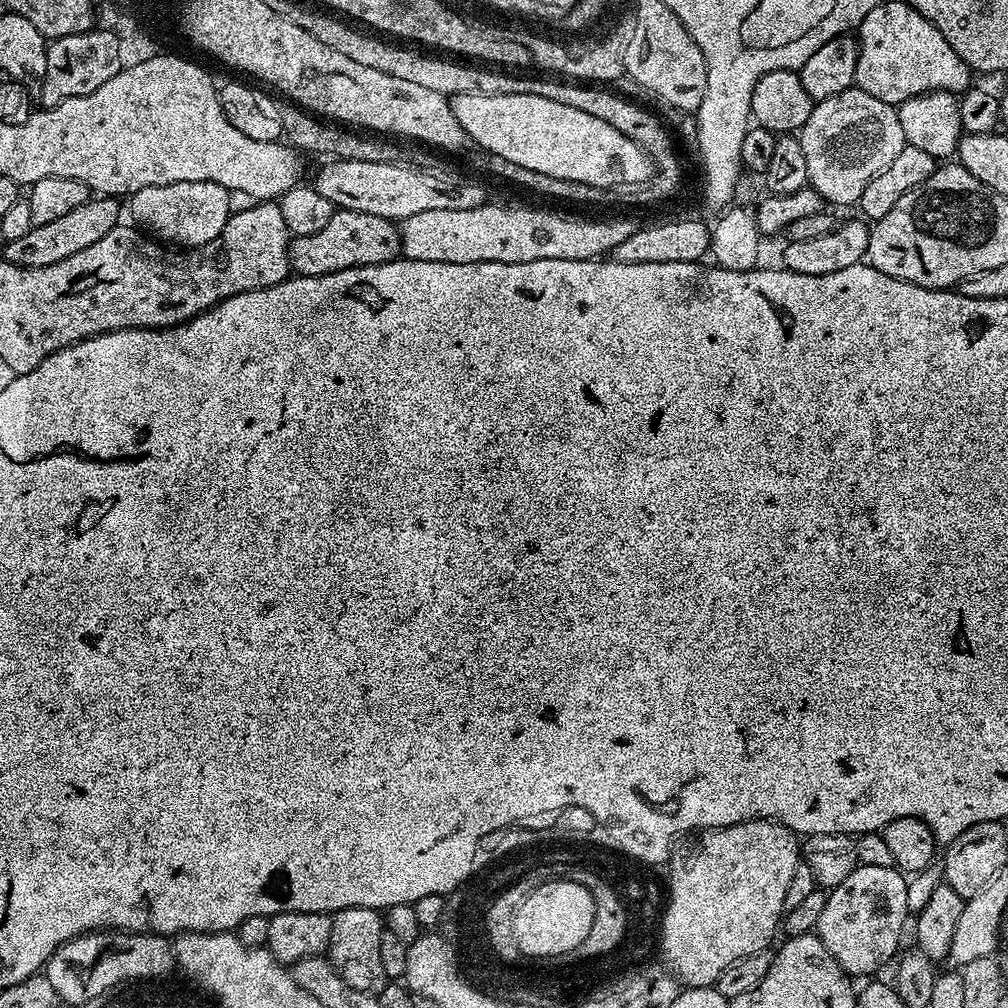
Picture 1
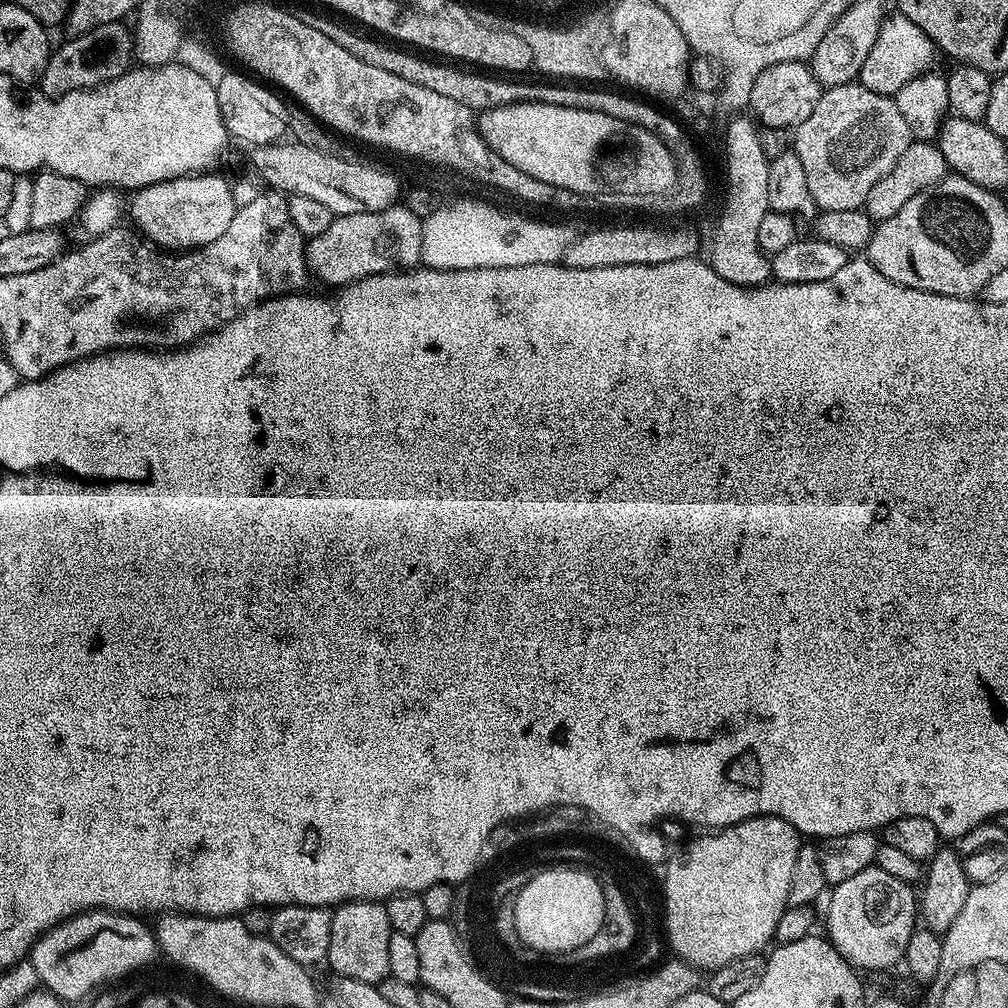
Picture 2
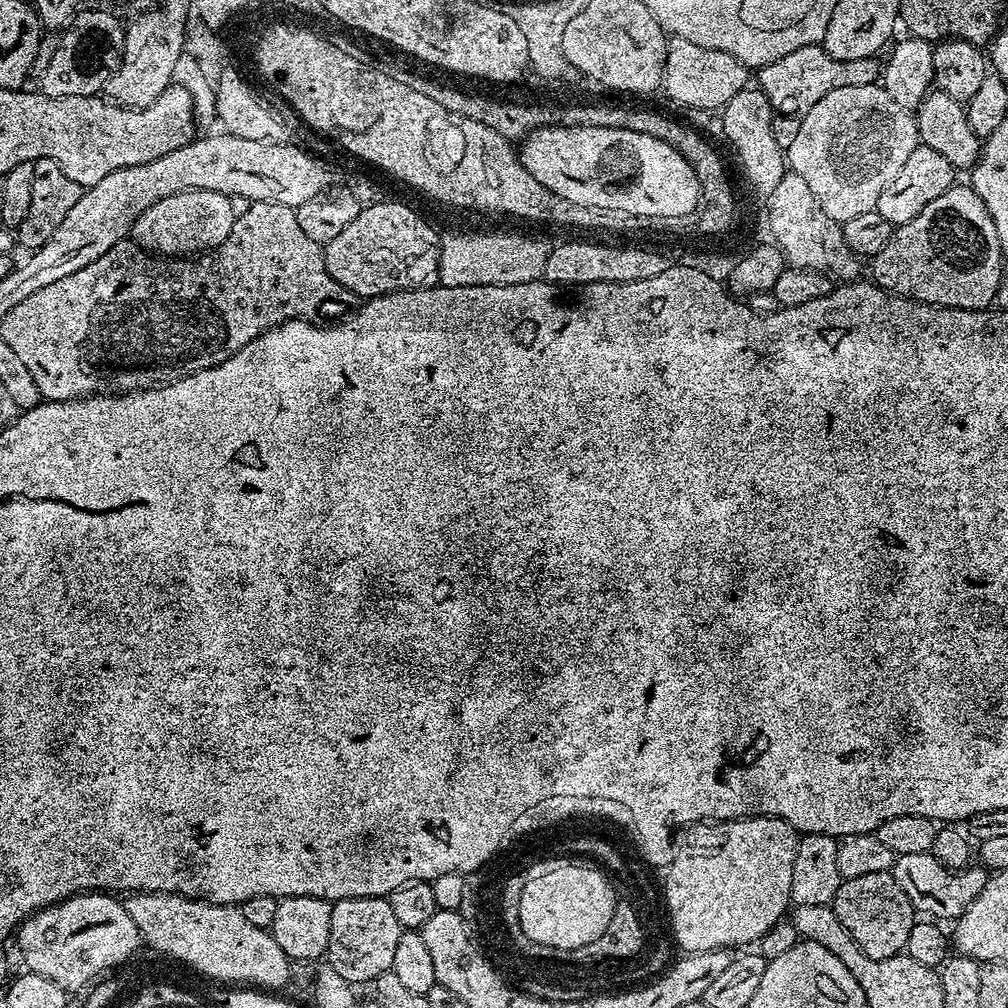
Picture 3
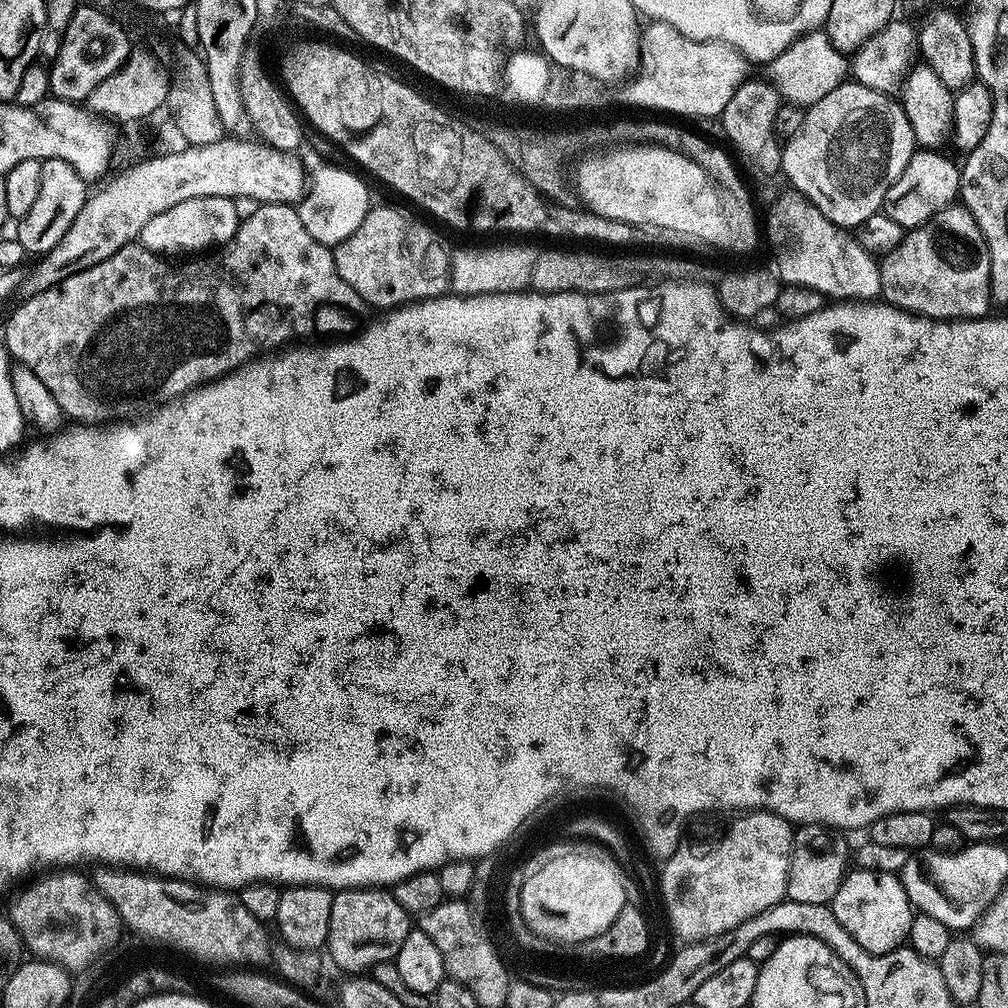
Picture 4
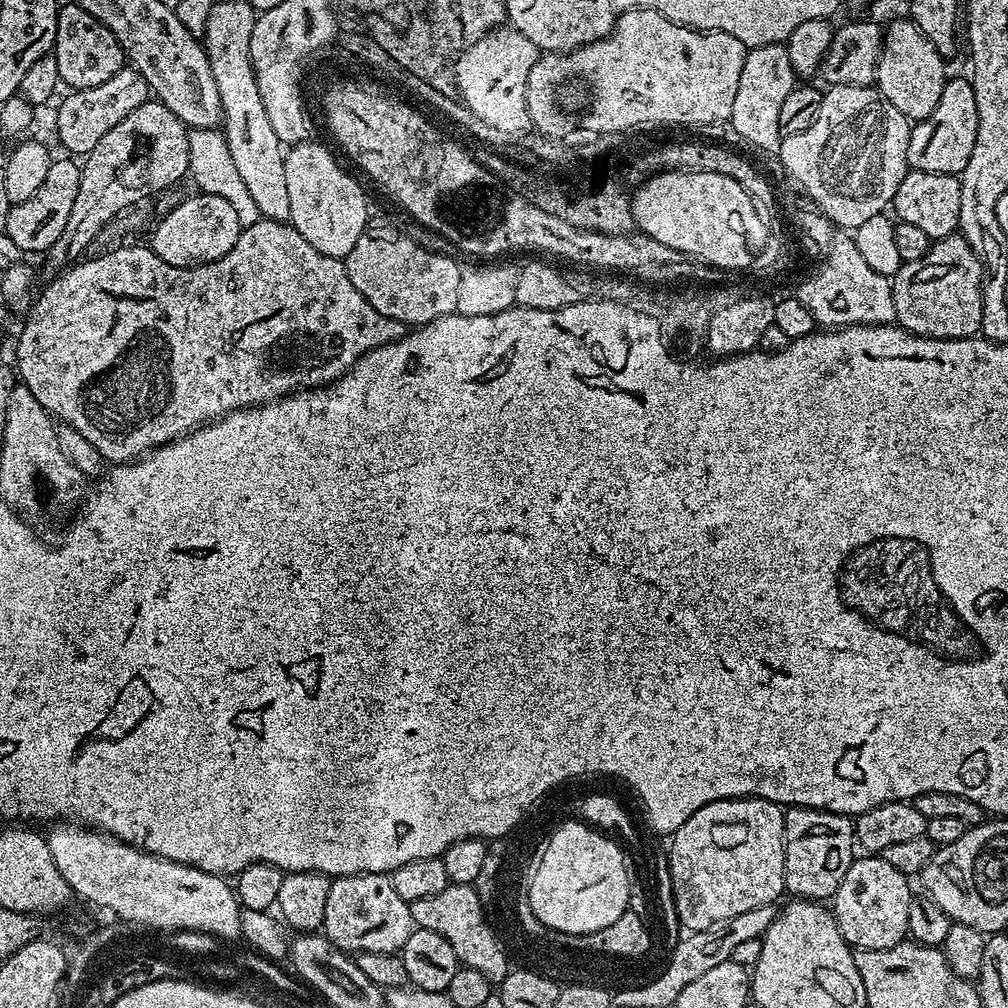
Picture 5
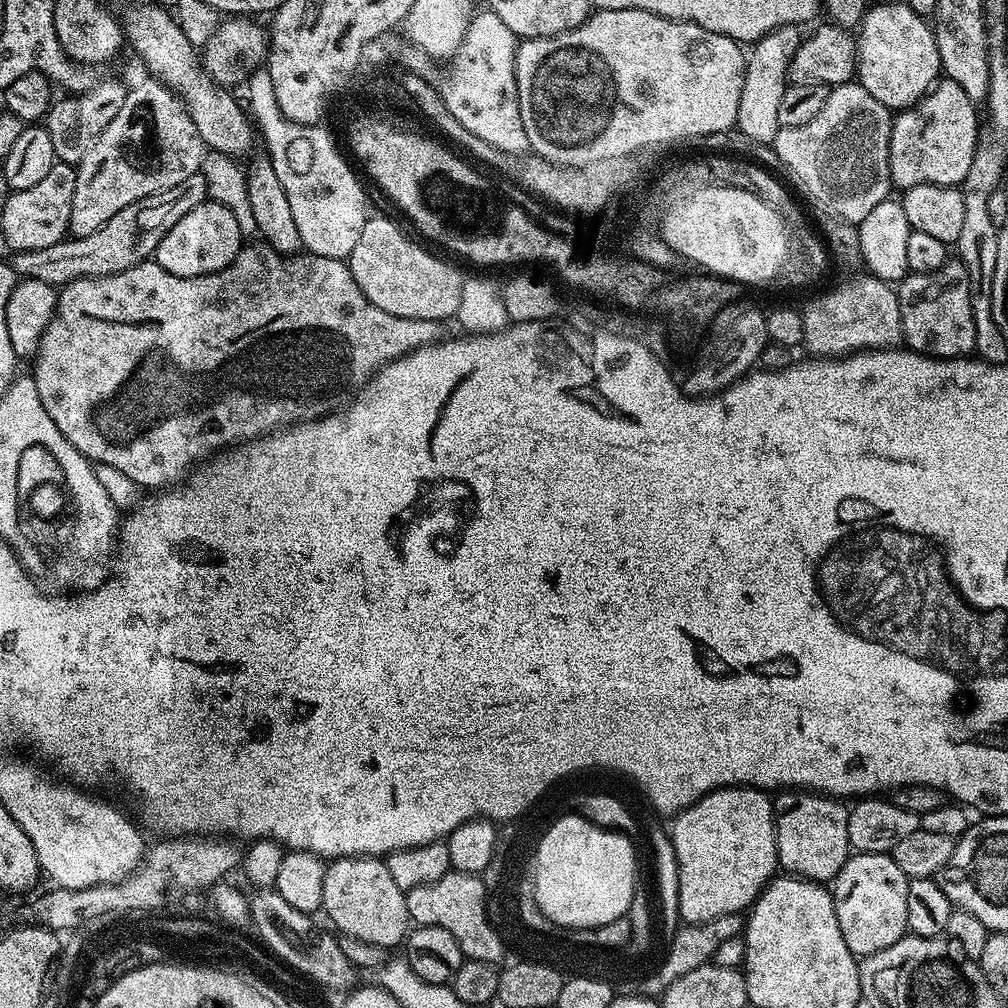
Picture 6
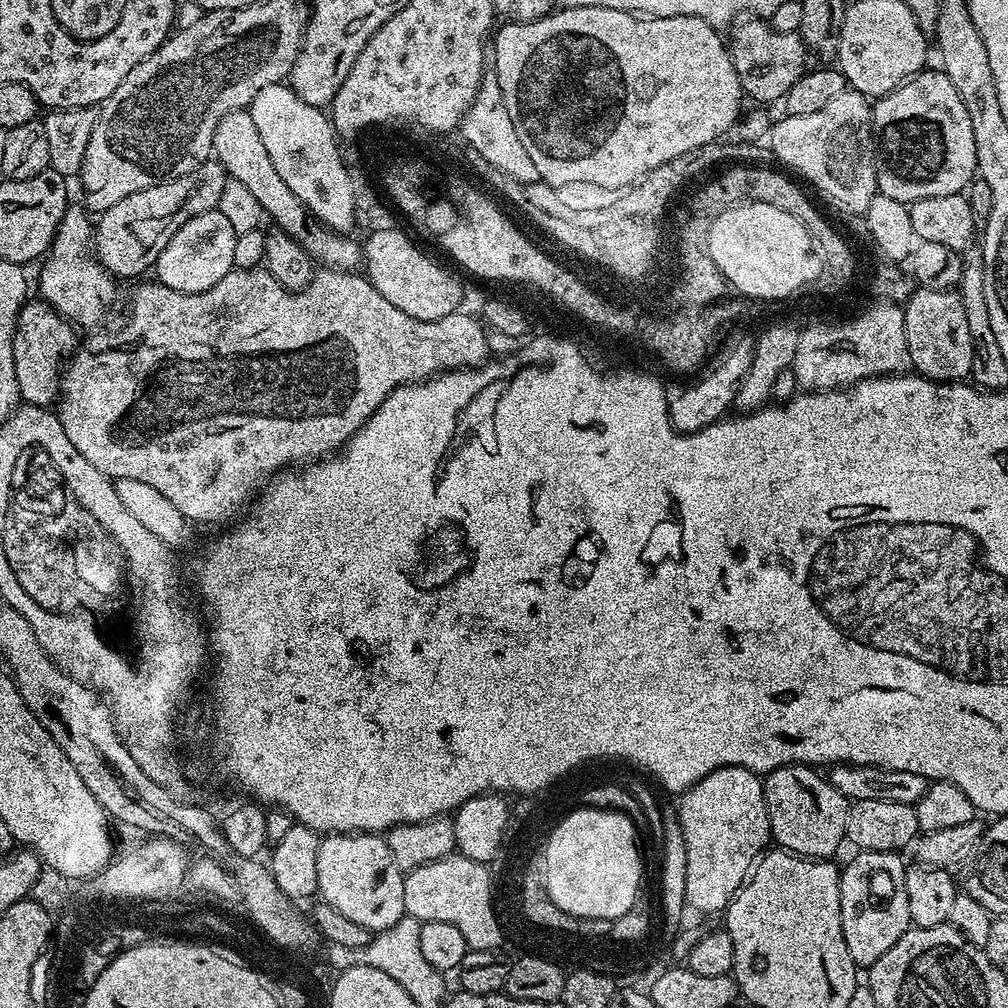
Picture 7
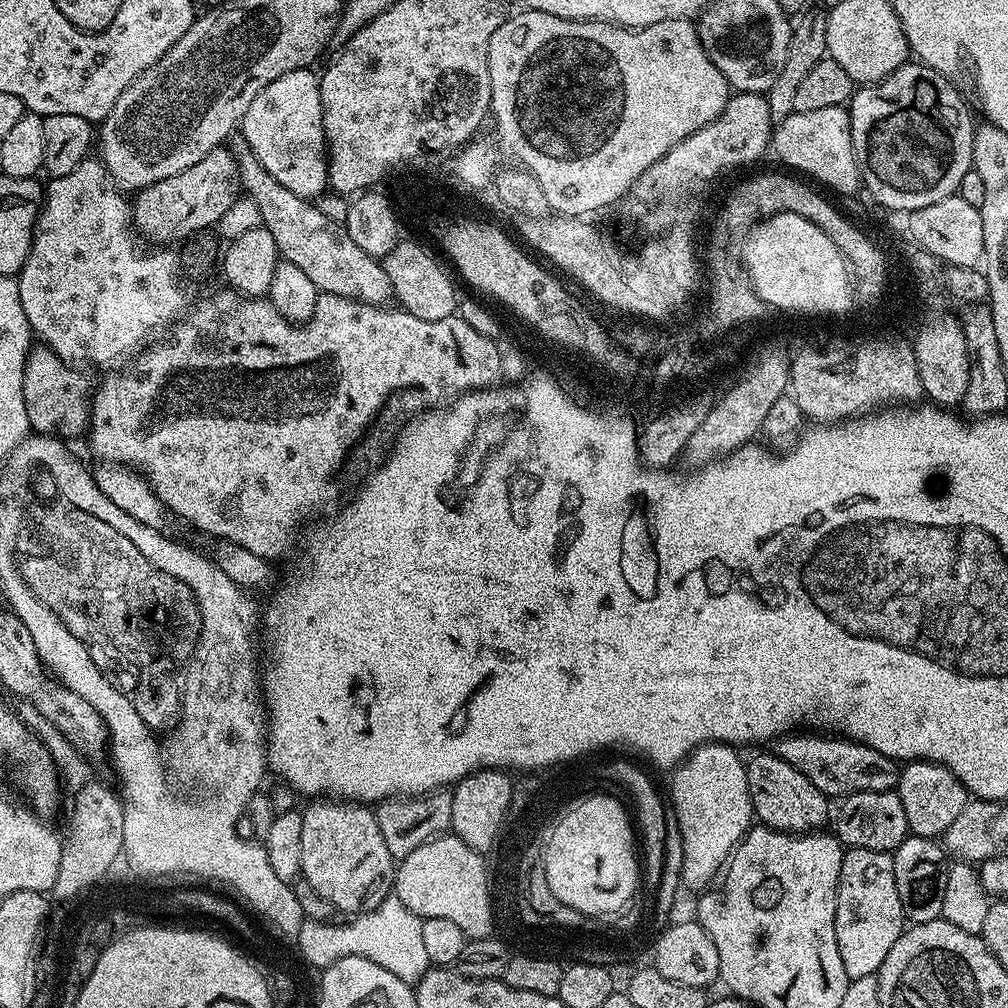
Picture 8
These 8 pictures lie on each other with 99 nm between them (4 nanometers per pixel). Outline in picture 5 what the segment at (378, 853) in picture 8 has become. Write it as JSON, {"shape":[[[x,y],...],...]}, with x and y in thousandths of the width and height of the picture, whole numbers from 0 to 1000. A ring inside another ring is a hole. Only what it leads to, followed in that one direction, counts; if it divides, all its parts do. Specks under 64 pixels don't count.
{"shape":[[[356,865],[350,869],[334,869],[323,890],[320,928],[333,940],[352,946],[396,945],[410,923],[409,902],[391,884],[388,868],[379,865]]]}

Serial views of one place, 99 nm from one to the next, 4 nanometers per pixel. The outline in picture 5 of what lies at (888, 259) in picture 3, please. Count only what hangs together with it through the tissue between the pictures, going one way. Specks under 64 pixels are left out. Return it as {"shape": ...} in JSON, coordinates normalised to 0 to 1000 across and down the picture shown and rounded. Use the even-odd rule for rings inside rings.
{"shape":[[[951,232],[937,234],[922,241],[919,252],[910,258],[897,258],[893,267],[884,275],[887,292],[887,308],[893,324],[900,329],[910,329],[923,335],[958,335],[967,333],[974,323],[974,280],[976,279],[976,261],[972,254]]]}

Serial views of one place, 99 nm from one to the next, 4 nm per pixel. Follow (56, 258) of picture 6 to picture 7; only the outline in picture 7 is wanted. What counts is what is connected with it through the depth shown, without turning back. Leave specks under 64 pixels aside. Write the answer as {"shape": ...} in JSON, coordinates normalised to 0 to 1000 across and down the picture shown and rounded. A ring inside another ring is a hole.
{"shape":[[[208,157],[188,169],[188,173],[181,173],[121,196],[109,207],[98,211],[94,219],[93,249],[96,258],[112,276],[120,279],[139,274],[142,270],[150,271],[154,267],[157,252],[165,248],[165,240],[177,232],[177,227],[184,220],[196,216],[196,212],[216,207],[220,188],[224,188],[227,178],[222,166],[213,157]]]}

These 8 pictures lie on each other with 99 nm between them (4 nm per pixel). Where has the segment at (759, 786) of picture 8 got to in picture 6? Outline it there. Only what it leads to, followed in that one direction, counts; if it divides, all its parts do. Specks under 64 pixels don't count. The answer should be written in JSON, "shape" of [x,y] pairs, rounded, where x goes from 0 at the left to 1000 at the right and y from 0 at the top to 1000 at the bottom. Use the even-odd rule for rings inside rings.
{"shape":[[[778,784],[769,791],[770,852],[779,866],[796,873],[824,875],[843,848],[842,799],[805,784]]]}

